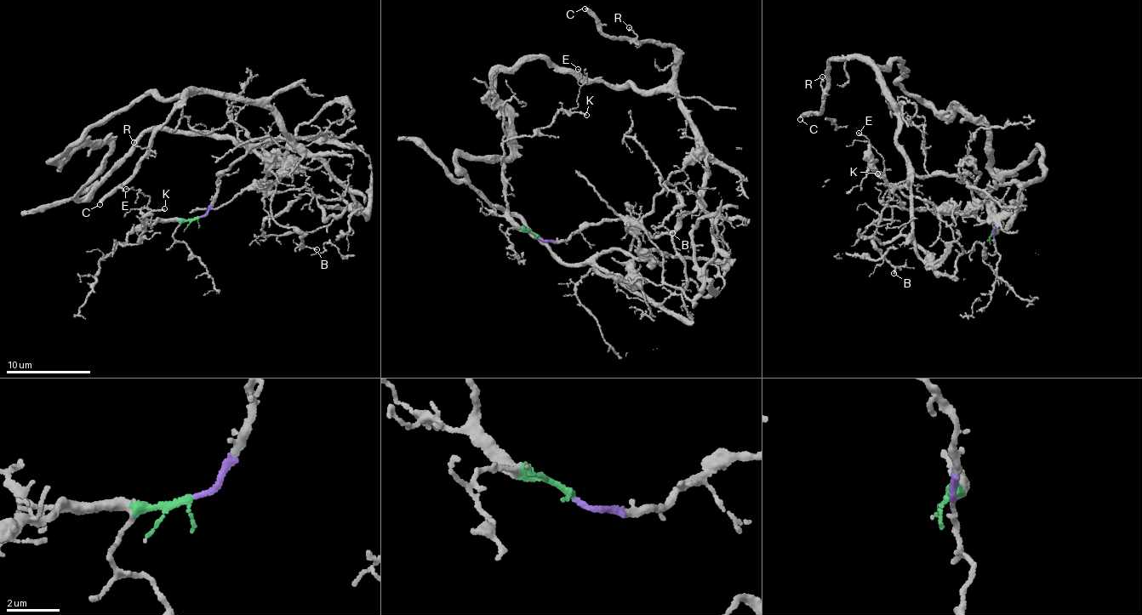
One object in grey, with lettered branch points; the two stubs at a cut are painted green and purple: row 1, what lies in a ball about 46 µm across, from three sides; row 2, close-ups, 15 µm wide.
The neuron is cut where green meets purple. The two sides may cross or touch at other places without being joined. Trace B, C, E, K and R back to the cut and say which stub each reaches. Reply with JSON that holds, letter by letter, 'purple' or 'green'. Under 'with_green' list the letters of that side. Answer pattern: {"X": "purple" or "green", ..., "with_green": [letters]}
{"B": "purple", "C": "purple", "E": "green", "K": "green", "R": "purple", "with_green": ["E", "K"]}

